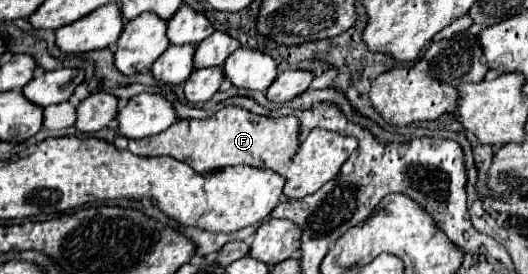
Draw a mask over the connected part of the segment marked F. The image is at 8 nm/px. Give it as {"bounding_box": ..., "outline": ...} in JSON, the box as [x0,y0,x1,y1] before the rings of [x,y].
{"bounding_box":[115,105,300,177],"outline":[[[227,105],[217,115],[207,119],[181,119],[159,135],[145,139],[127,139],[117,135],[115,147],[129,149],[135,155],[171,155],[189,163],[197,173],[209,173],[229,165],[251,165],[261,169],[273,169],[285,177],[289,165],[293,165],[300,145],[299,120],[294,115],[265,117],[255,115],[239,105]]]}

